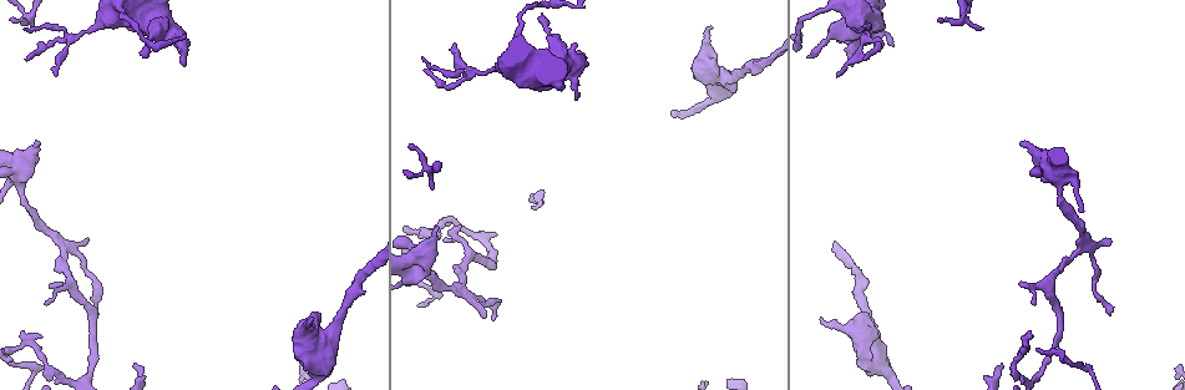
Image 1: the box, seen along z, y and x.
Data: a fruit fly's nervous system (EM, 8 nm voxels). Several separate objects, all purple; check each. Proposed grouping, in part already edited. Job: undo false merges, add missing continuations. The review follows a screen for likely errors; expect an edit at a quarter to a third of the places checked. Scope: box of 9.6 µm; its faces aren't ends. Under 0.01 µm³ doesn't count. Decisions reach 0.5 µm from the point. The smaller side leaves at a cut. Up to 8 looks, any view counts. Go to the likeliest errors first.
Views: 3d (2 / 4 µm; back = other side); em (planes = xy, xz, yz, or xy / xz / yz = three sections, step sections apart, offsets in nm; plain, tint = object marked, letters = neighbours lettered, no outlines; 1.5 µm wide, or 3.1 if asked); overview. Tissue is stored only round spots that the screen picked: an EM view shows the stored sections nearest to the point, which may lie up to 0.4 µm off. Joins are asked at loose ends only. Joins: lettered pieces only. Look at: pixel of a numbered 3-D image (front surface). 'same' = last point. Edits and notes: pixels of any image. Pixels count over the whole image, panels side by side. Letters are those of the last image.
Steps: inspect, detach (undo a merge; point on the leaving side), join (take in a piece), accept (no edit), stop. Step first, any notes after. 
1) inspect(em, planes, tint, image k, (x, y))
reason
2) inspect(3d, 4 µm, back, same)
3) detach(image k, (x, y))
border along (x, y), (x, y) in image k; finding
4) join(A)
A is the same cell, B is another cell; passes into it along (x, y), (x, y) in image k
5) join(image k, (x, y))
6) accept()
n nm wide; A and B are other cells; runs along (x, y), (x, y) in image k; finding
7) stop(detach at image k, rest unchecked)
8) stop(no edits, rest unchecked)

inspect(em, xz, step 4, letters, image 1, (940, 18))
tapers out

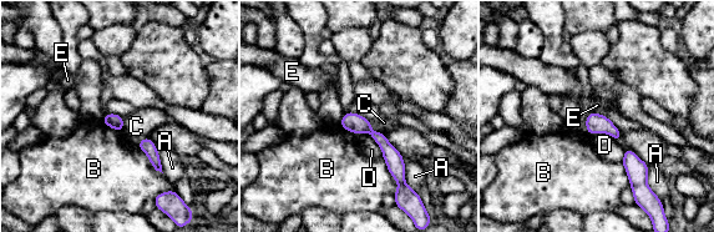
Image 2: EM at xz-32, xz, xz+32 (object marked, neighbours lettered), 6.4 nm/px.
accept()
A, B, C, D and E are other cells; no lettered piece goes on from it

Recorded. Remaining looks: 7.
inspect(3d, 4 µm, back, image 1, (1086, 368))
sharp bend

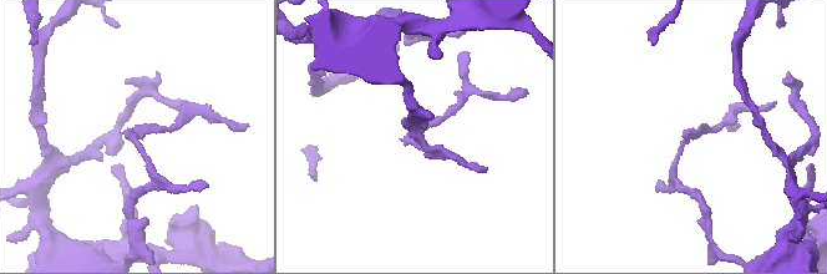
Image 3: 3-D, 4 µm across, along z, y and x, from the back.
inspect(em, xy, step 4, letters, image 3, (135, 138))
now the EM

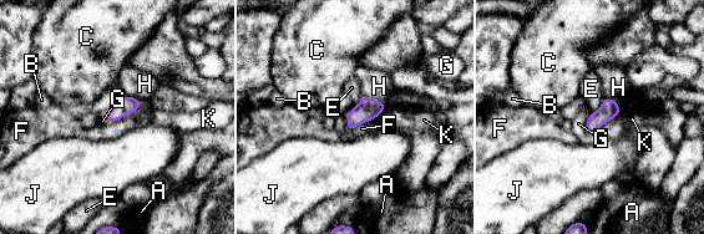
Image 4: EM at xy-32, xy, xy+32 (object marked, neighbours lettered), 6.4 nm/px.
inspect(em, planes, letters, same)
cut it another way

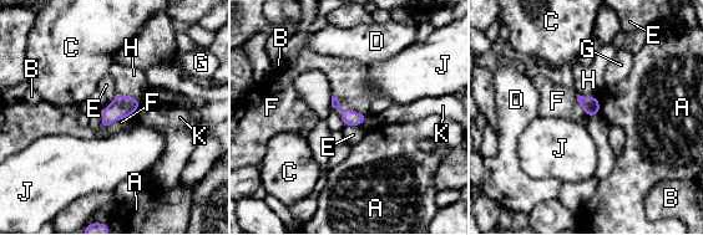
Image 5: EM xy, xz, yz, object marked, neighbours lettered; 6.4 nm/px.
accept()
F touches over 280 nm; A, B, C, D, E, F, G, H, J and K are other cells; border along (332, 95), (342, 108), (367, 116) in image 5; all the same cell

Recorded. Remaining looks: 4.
inspect(em, planes, letters, image 1, (1110, 241))
thin end

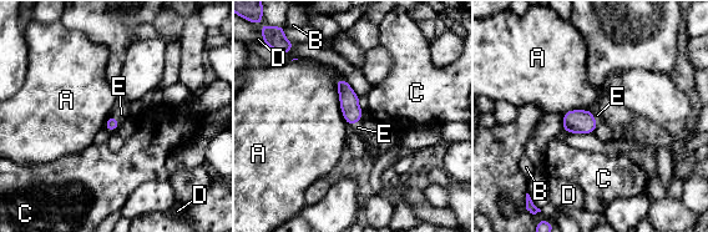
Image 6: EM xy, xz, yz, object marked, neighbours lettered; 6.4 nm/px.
join(E)
E is the same cell, A, B, C and D are other cells; passes into it along (576, 121), (593, 117), (597, 115) in image 6; the cell continues

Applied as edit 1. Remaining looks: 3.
stop(join at image 6, rest unchecked)

